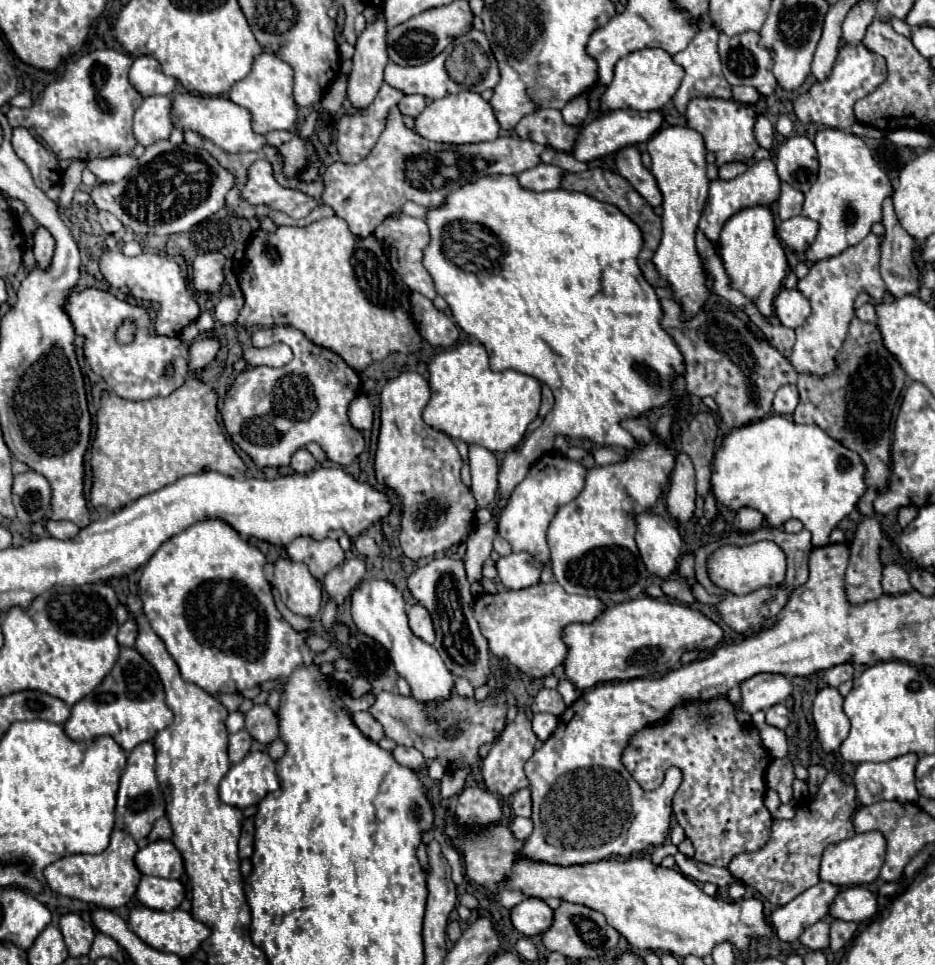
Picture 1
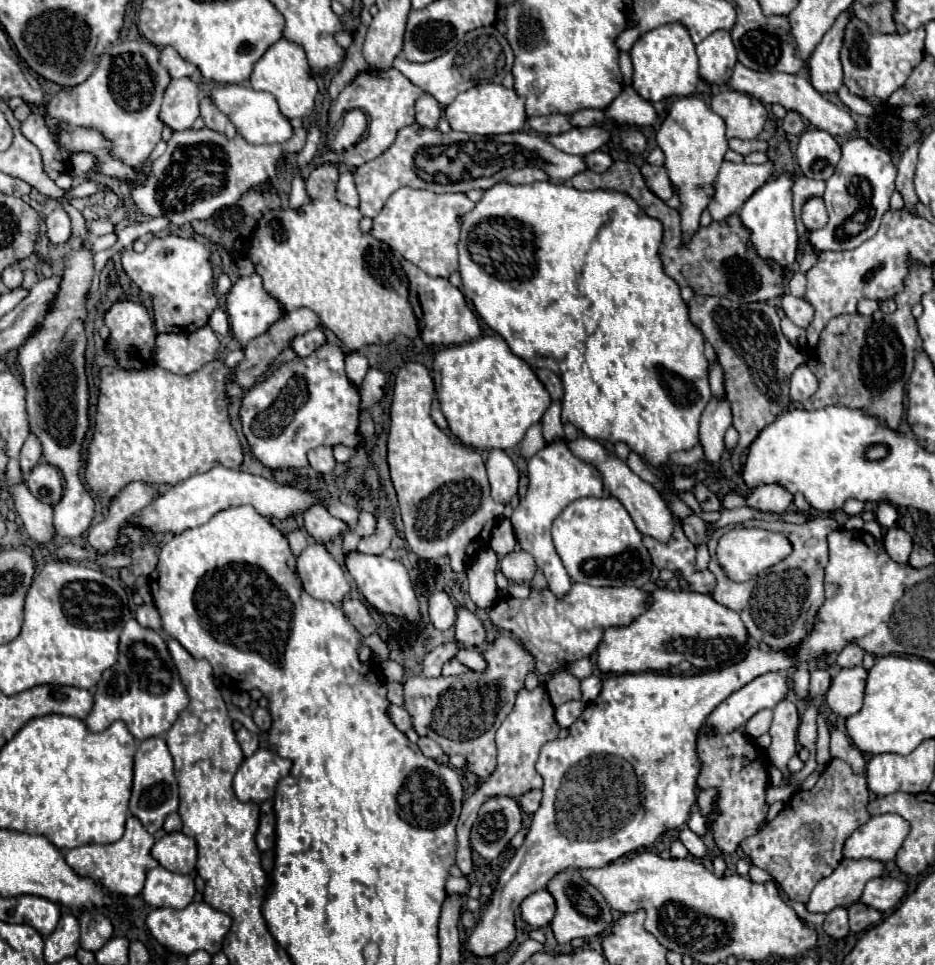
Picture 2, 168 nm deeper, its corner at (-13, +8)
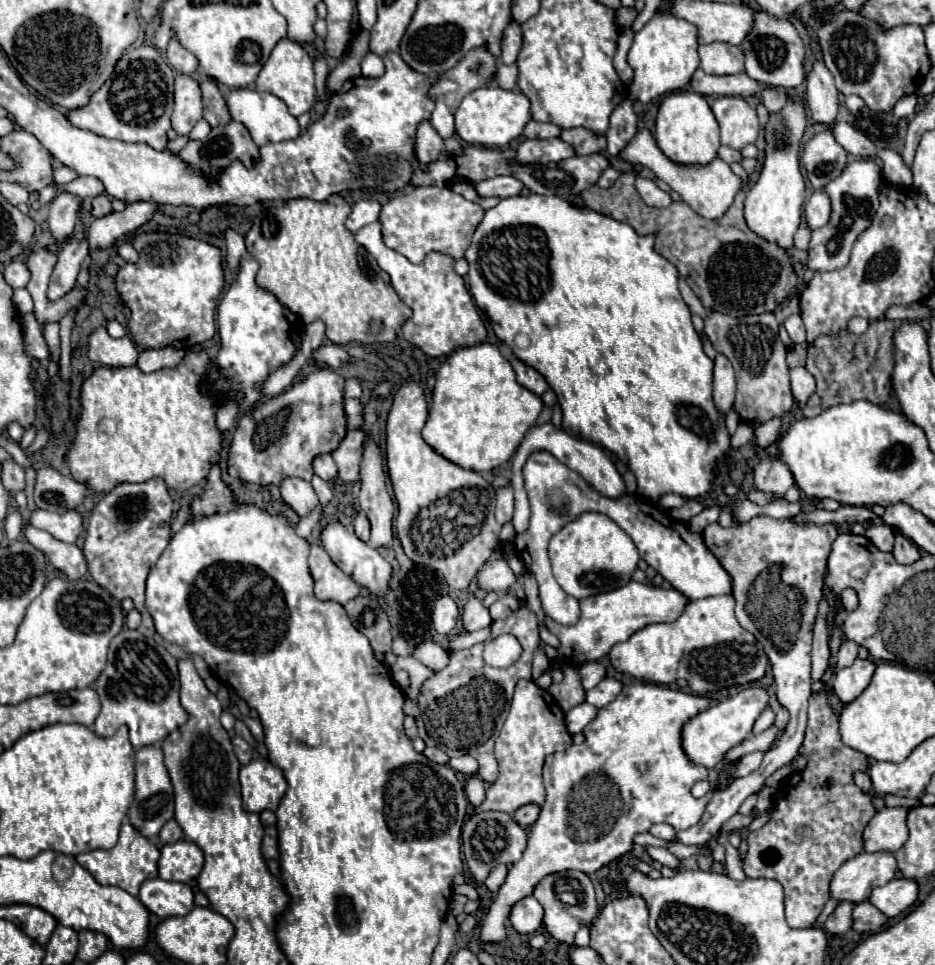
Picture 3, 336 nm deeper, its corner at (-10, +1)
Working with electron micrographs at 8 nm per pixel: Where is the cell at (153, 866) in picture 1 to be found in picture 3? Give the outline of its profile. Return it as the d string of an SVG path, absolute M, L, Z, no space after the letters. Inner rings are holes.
M178 840L174 844L166 844L160 850L158 876L162 880L190 882L200 874L202 866L204 866L202 850L194 842Z

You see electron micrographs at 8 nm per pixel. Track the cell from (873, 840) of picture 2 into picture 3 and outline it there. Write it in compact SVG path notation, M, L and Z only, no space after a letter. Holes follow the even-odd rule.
M882 808L864 830L864 852L896 852L908 840L906 808Z

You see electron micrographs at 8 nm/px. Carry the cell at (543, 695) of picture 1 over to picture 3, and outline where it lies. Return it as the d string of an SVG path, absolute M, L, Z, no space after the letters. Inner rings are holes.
M564 666L562 674L564 674L564 680L560 684L552 684L548 688L548 692L556 698L560 708L564 712L568 712L570 708L574 708L574 706L584 702L584 688L580 684L580 672L576 668Z

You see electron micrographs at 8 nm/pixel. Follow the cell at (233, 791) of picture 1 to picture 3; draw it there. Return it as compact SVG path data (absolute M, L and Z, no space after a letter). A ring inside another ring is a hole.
M266 758L252 760L240 768L242 784L242 808L246 812L276 810L280 798L286 792L286 780L282 770L270 764Z

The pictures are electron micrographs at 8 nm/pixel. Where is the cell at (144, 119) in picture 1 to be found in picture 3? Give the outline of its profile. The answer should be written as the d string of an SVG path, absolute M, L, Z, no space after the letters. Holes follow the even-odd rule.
M178 74L174 88L174 112L172 128L178 136L188 136L194 124L202 118L200 86L192 76Z

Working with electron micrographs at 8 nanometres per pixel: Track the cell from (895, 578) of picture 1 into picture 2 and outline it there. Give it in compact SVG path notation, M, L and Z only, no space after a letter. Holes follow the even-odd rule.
M901 527L889 529L883 535L883 545L885 545L885 551L889 553L889 557L893 557L893 561L897 561L897 563L907 563L909 553L913 549L909 533Z

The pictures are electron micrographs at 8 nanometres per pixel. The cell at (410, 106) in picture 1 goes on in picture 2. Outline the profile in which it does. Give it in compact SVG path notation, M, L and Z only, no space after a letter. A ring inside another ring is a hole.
M431 95L421 97L415 105L415 111L417 111L417 123L421 127L437 129L437 123L441 119L441 107L437 105L437 101Z

